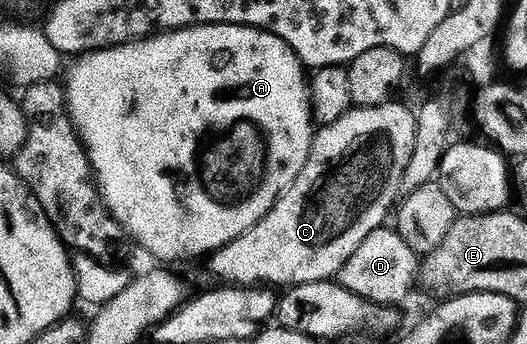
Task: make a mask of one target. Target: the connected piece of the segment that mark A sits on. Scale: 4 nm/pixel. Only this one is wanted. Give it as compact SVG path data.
M199 25L173 33L158 33L144 41L132 41L129 45L113 49L85 53L75 58L71 65L66 82L68 113L88 153L99 194L123 232L128 237L132 236L146 252L153 253L160 260L157 262L188 261L191 257L204 259L239 236L246 235L275 207L280 197L284 196L286 187L293 185L302 167L306 167L314 136L310 77L296 52L285 41L278 39L278 35L245 25Z

